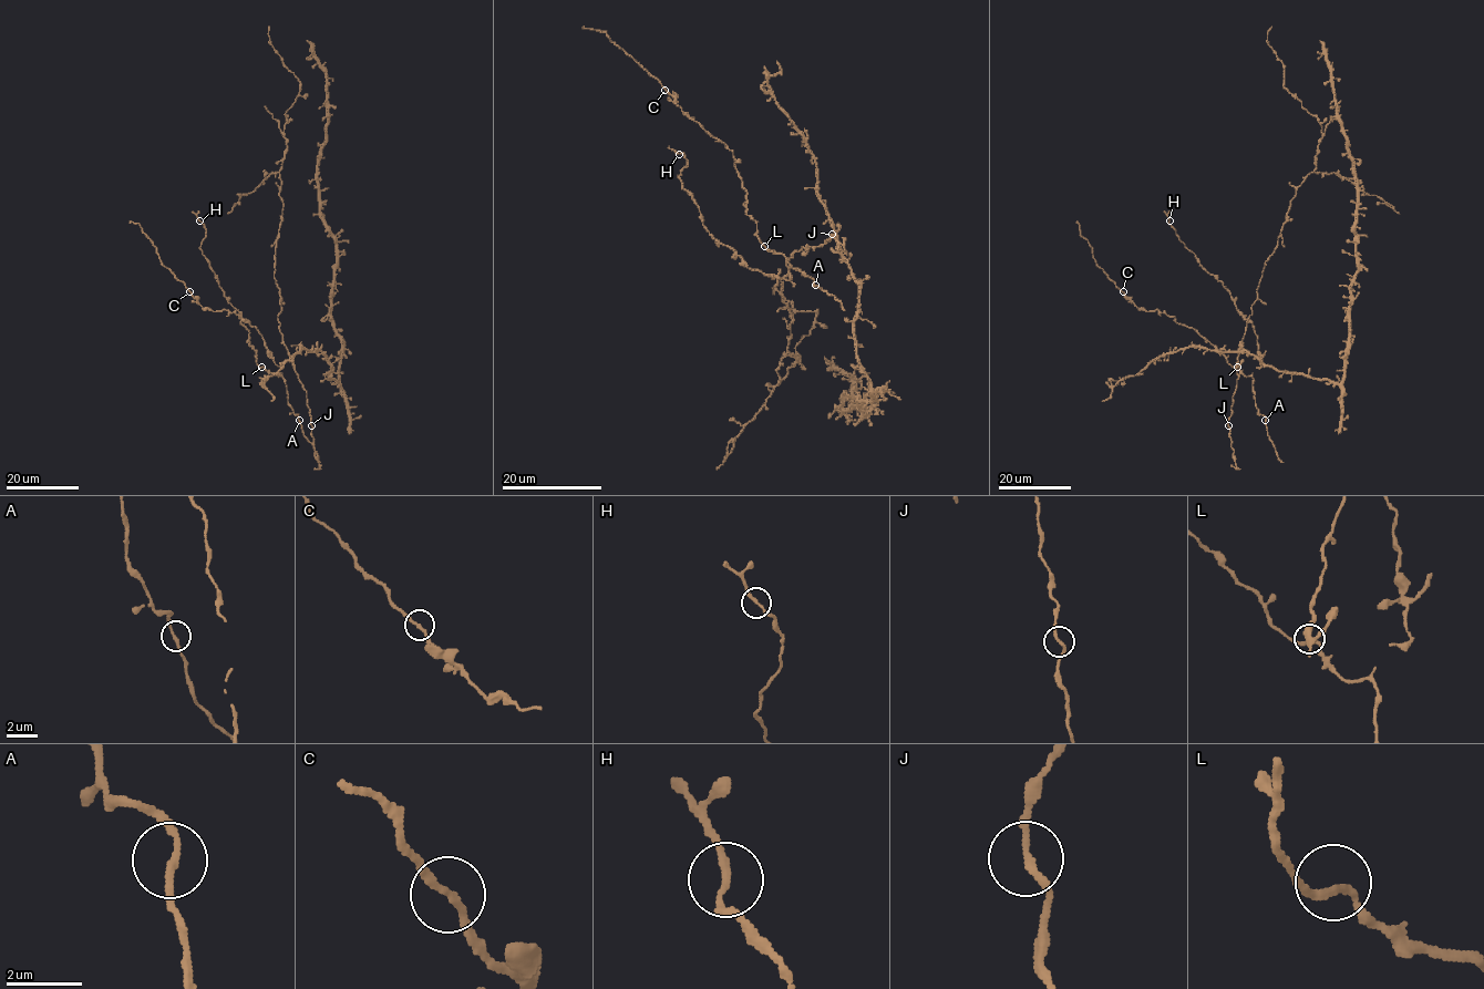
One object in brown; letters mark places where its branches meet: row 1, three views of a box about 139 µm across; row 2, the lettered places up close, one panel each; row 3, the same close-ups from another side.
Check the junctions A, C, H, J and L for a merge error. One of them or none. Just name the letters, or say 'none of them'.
none of them

